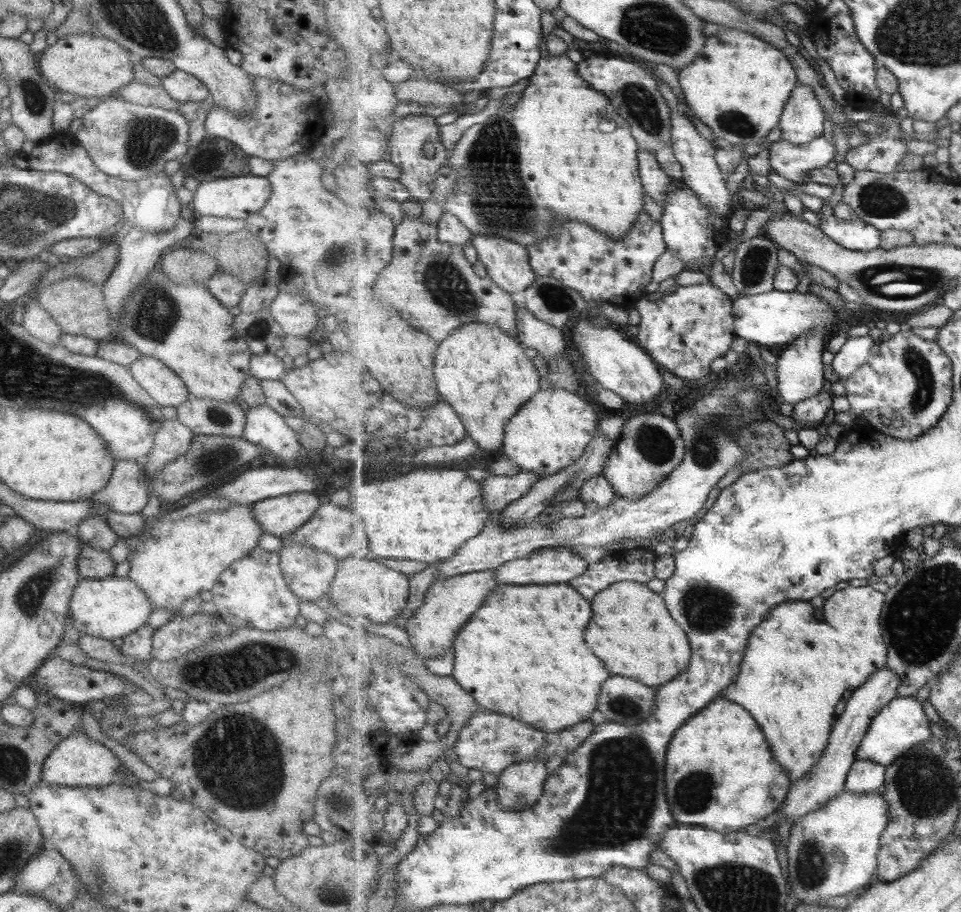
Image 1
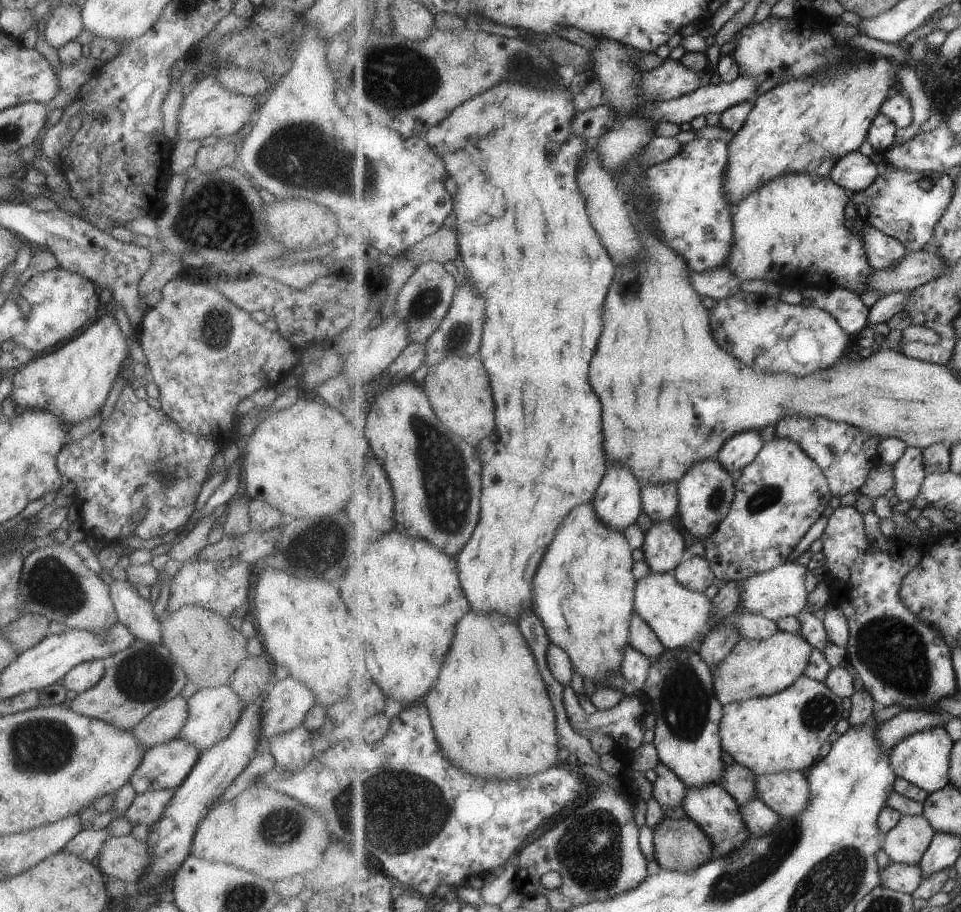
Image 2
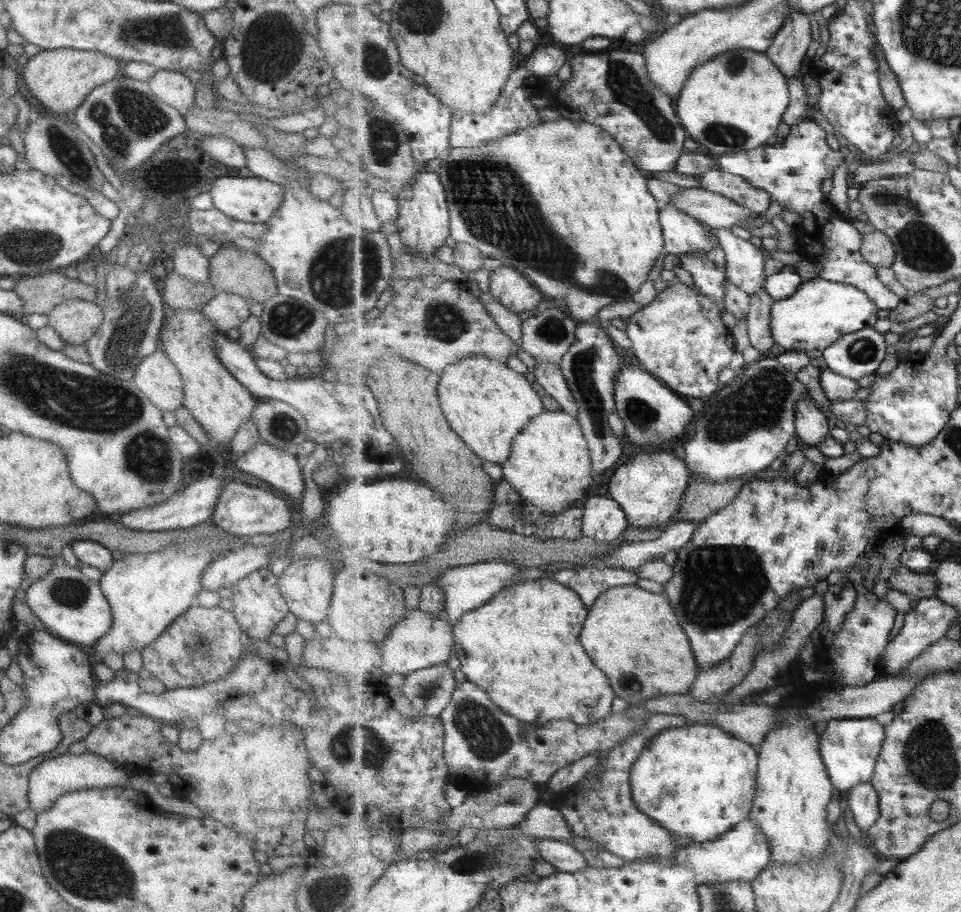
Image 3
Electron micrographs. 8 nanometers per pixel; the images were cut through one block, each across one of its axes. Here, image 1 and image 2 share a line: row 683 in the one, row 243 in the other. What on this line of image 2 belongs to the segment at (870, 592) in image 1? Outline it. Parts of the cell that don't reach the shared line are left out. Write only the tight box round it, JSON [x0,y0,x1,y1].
[725,174,874,294]

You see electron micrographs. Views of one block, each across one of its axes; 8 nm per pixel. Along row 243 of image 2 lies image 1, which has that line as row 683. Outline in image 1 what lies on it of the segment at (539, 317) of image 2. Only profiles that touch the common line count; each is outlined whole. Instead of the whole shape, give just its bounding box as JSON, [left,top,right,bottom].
[452,584,609,732]

